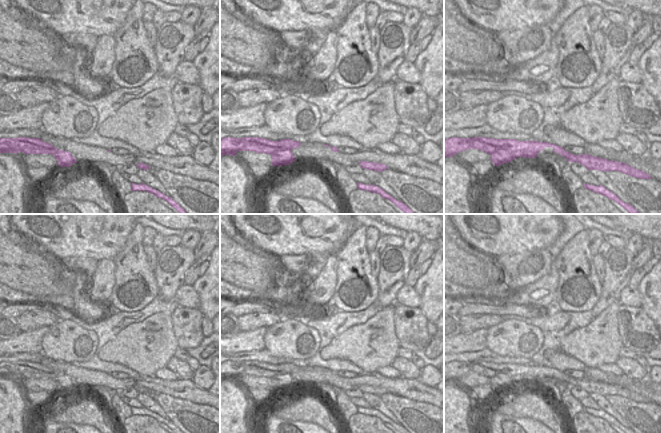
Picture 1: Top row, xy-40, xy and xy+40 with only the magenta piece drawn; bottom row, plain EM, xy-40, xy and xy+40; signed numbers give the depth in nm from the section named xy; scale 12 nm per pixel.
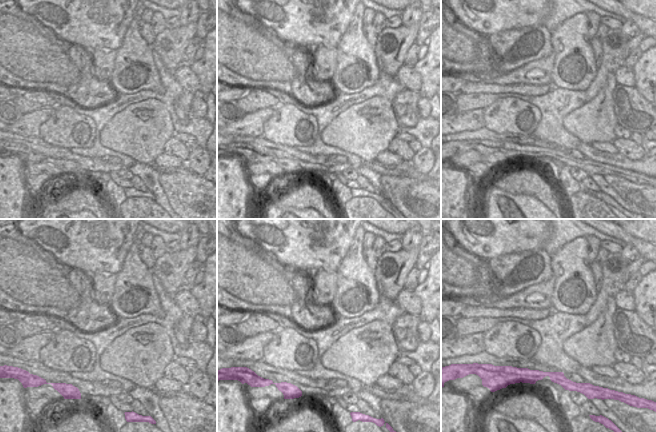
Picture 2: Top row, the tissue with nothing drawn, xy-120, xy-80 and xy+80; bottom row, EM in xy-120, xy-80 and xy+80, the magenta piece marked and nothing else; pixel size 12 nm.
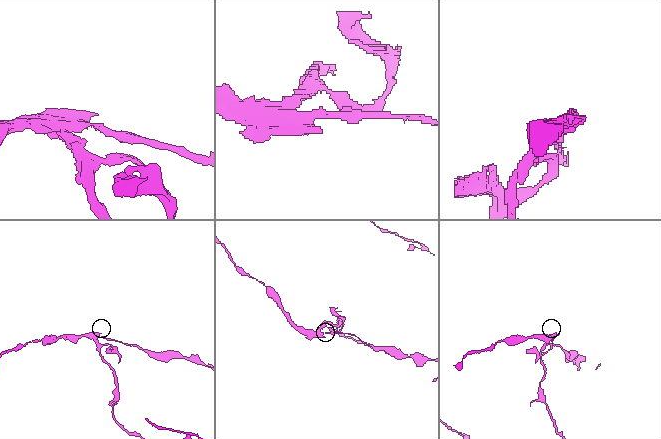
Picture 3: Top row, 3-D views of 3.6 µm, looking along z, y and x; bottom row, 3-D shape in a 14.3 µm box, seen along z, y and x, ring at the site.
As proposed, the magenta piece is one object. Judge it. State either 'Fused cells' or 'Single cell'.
Fused cells.

